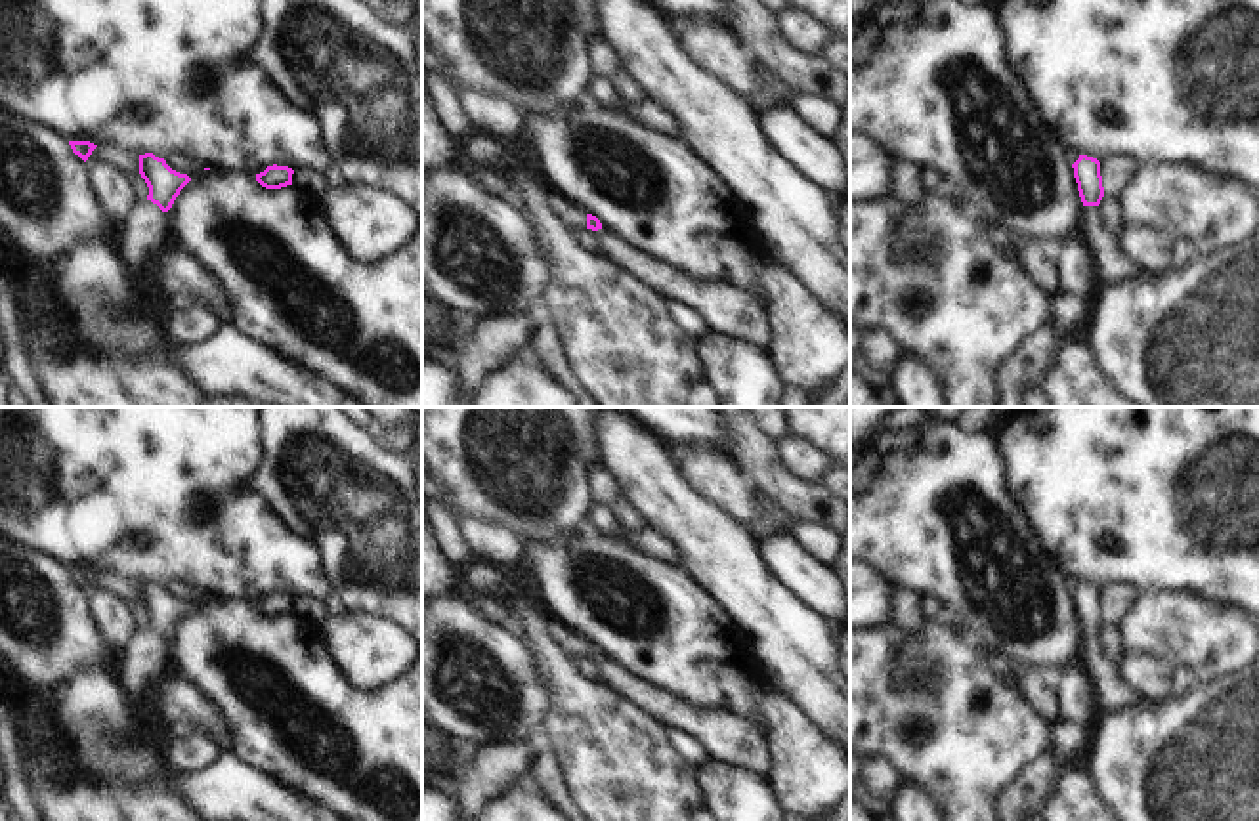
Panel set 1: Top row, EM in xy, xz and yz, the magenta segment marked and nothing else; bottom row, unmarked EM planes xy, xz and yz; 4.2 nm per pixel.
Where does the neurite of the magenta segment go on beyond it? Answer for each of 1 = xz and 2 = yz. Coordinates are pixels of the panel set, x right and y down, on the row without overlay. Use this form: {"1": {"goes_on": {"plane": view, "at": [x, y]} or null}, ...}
{"1": {"goes_on": {"plane": "xz", "at": [570, 644]}}, "2": {"goes_on": {"plane": "yz", "at": [1112, 692]}}}

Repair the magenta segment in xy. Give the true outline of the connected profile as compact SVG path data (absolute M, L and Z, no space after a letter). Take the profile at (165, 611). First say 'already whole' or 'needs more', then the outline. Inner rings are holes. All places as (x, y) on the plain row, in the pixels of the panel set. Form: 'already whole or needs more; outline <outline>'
needs more; outline M153 580L139 582L139 601L149 615L145 628L136 628L122 645L118 676L126 691L141 699L151 685L170 670L168 638L180 619L191 609L187 601L172 598Z

